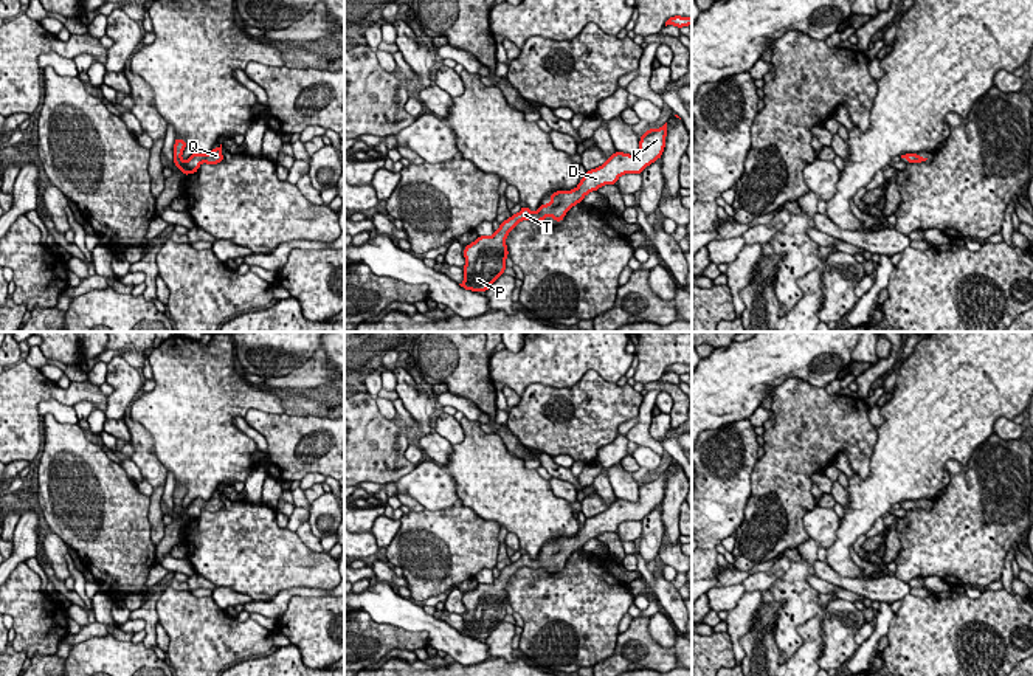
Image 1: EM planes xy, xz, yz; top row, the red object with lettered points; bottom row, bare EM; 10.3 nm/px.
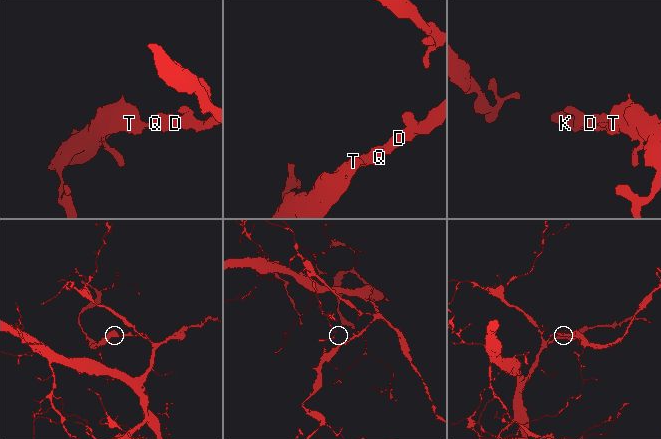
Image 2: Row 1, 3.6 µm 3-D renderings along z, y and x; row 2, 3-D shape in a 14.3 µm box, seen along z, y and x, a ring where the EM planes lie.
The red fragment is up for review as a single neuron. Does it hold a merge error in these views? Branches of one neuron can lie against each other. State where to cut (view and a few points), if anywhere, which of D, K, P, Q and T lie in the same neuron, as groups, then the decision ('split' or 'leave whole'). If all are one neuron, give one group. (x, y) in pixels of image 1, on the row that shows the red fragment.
no cut; D K P Q T; leave whole

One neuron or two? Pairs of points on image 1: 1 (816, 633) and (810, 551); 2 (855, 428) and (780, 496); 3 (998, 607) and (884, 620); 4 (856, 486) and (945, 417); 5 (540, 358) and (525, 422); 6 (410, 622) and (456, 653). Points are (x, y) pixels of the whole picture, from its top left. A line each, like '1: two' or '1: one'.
1: two
2: one
3: two
4: one
5: two
6: one

